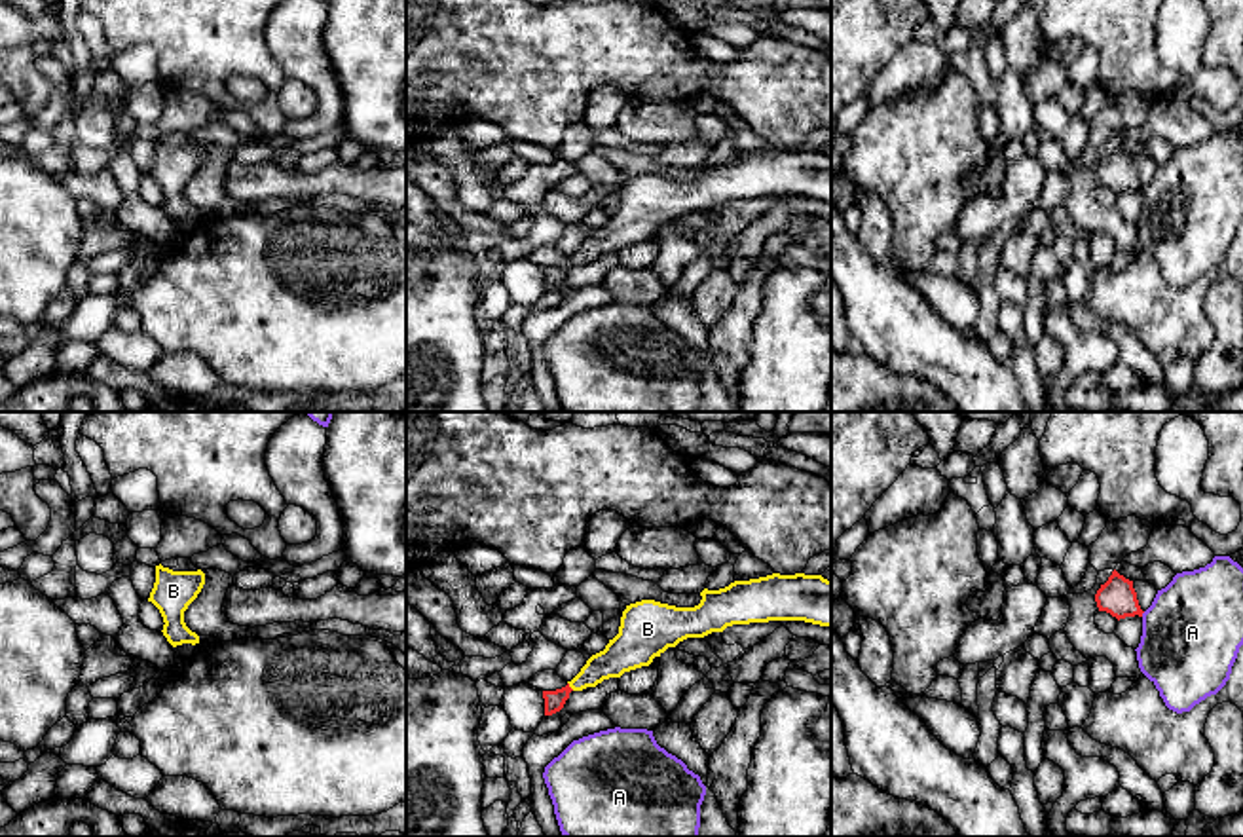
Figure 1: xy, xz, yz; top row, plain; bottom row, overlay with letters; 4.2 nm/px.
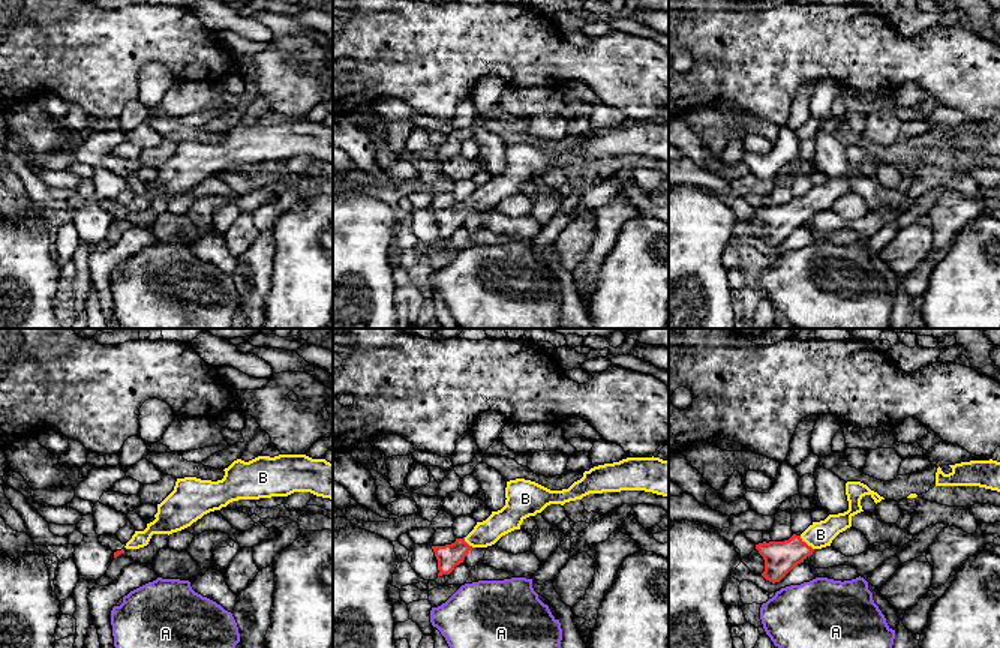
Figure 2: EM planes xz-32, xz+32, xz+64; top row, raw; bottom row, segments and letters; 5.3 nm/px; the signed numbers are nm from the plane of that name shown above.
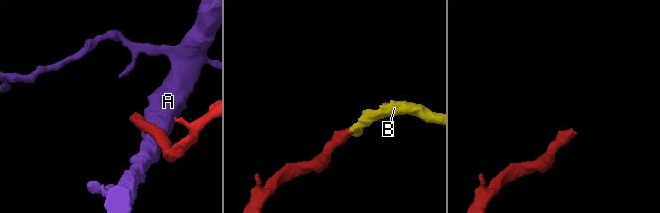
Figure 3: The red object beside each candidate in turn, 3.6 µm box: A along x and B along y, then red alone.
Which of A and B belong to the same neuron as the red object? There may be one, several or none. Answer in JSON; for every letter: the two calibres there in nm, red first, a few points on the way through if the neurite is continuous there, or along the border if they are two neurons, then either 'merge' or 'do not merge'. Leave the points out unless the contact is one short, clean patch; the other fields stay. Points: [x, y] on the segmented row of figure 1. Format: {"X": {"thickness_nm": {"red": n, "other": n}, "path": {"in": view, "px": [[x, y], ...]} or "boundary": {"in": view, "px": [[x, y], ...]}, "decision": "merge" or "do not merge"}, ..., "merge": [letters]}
{"A": {"thickness_nm": {"red": 160, "other": 420}, "decision": "do not merge"}, "B": {"thickness_nm": {"red": 90, "other": 140}, "path": {"in": "xz", "px": [[555, 701], [568, 686], [577, 684], [617, 657]]}, "decision": "merge"}, "merge": ["B"]}

